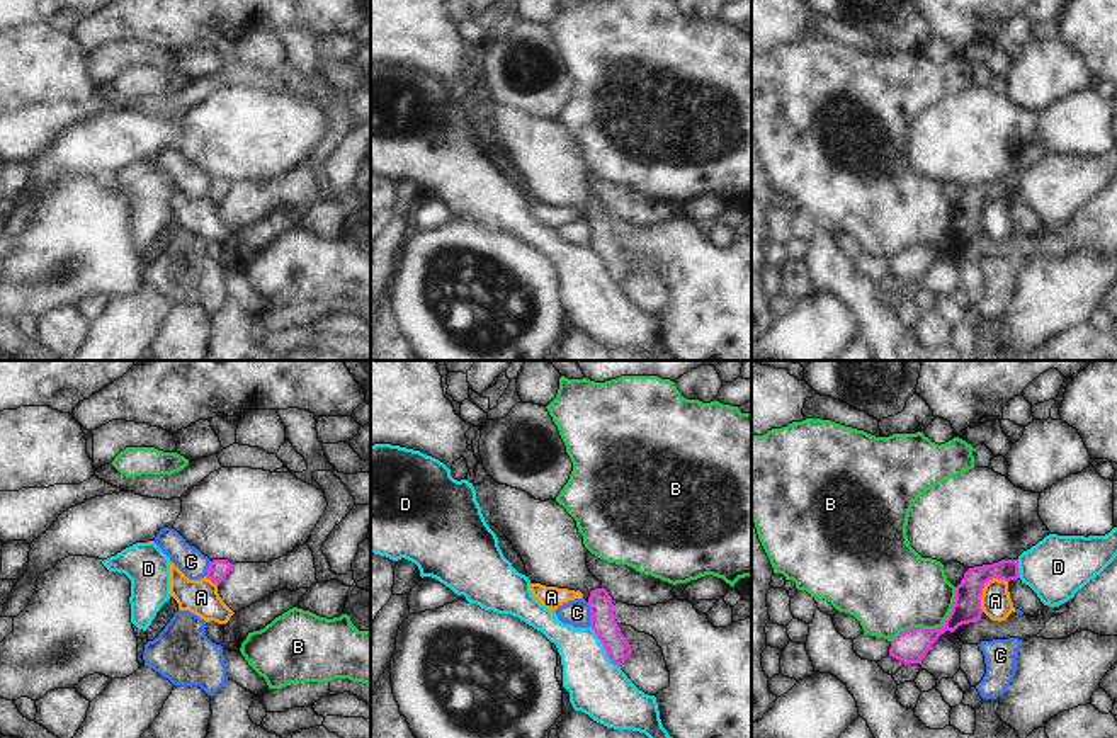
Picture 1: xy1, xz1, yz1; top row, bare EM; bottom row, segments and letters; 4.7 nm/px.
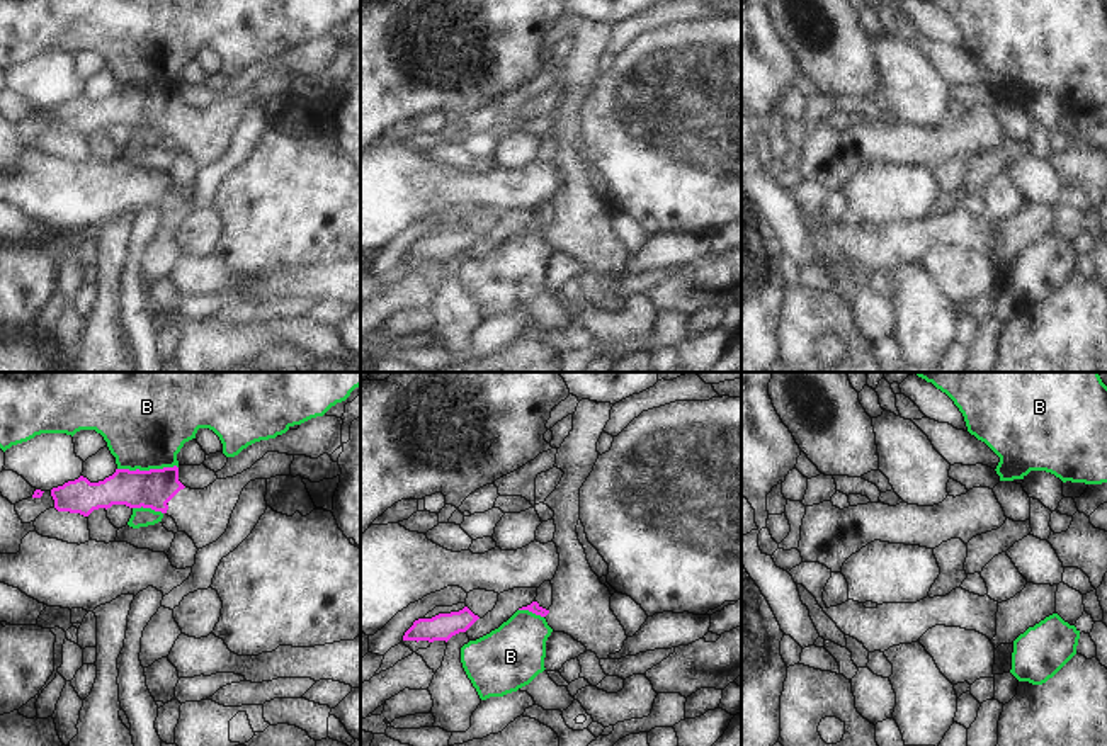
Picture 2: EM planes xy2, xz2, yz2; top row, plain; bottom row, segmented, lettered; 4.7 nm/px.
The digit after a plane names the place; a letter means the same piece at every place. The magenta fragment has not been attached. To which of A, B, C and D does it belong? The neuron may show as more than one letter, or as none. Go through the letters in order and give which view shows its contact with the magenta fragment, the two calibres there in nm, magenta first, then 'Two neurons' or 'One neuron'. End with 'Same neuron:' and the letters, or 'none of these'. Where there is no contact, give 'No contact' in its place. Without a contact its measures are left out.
A: Touches magenta in yz1. Thickness 130 nm (magenta) against 140 nm. Two neurons
B: Touches magenta in yz1. Thickness 160 nm (magenta) against 360 nm. Two neurons
C: Touches magenta in xz1. Thickness 130 nm (magenta) against 130 nm. Two neurons
D: Touches magenta in xz1. Thickness 130 nm (magenta) against 280 nm. Two neurons
Same neuron: none of these

